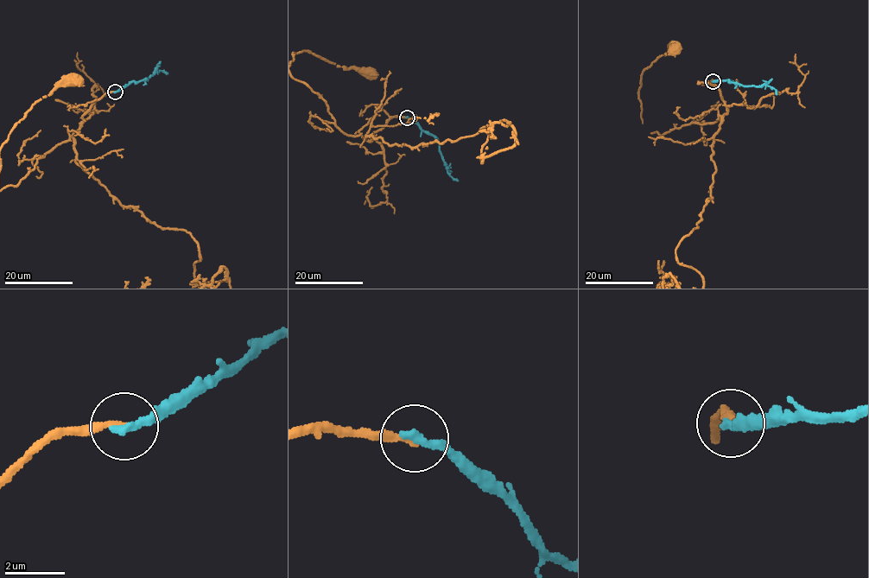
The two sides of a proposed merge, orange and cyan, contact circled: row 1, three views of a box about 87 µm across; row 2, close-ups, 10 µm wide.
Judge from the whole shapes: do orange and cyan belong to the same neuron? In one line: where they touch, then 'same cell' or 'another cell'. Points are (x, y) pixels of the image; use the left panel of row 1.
place (115, 92); same cell

